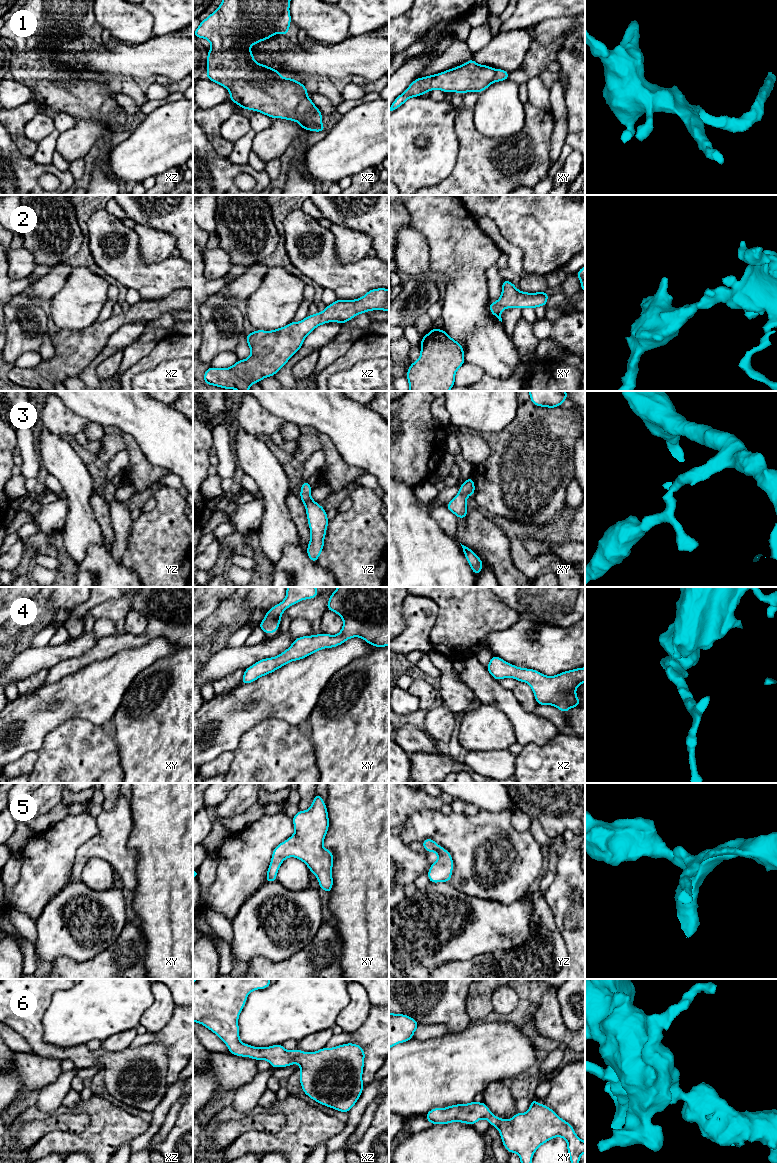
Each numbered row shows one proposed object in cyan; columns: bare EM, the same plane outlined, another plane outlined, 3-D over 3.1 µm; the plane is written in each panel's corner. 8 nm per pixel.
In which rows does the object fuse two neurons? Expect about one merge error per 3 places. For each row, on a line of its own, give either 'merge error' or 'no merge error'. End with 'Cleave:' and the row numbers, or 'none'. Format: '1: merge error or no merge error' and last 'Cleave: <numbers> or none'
1: no merge error
2: no merge error
3: no merge error
4: no merge error
5: no merge error
6: no merge error
Cleave: none

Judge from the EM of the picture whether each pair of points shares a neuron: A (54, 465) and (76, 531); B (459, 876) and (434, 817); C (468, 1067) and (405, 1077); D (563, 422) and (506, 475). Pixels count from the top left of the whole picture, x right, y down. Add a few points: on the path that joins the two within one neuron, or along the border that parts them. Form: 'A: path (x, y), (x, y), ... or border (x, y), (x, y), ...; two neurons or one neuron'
A: path (70, 481), (76, 487), (76, 515); one neuron
B: path (459, 861), (459, 843), (448, 832); one neuron
C: path (452, 1069), (421, 1075); one neuron
D: path (549, 436), (520, 465); one neuron

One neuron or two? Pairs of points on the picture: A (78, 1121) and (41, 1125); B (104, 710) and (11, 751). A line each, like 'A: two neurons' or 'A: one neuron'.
A: one neuron
B: one neuron

